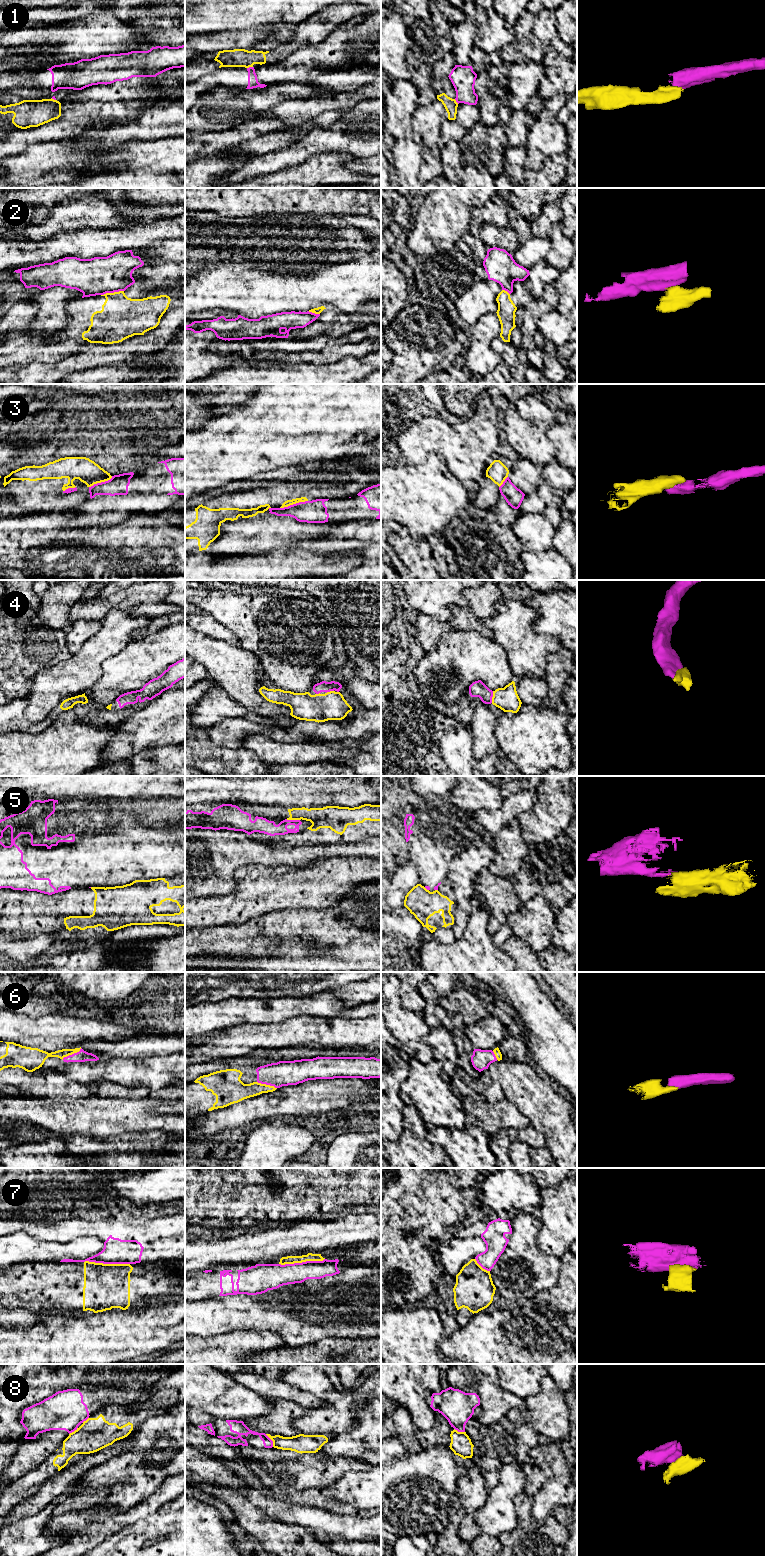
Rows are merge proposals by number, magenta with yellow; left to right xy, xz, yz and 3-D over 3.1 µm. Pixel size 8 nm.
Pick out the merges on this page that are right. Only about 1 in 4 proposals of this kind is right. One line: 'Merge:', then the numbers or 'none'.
Merge: 4, 6

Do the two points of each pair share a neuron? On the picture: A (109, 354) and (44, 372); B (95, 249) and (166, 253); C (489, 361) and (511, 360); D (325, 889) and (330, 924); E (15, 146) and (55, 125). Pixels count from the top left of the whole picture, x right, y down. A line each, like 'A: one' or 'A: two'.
A: one
B: two
C: two
D: two
E: one

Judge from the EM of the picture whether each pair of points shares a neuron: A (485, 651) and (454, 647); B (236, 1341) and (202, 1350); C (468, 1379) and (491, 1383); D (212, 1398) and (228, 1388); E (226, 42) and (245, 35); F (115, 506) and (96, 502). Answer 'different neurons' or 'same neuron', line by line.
A: same neuron
B: same neuron
C: same neuron
D: same neuron
E: same neuron
F: same neuron

